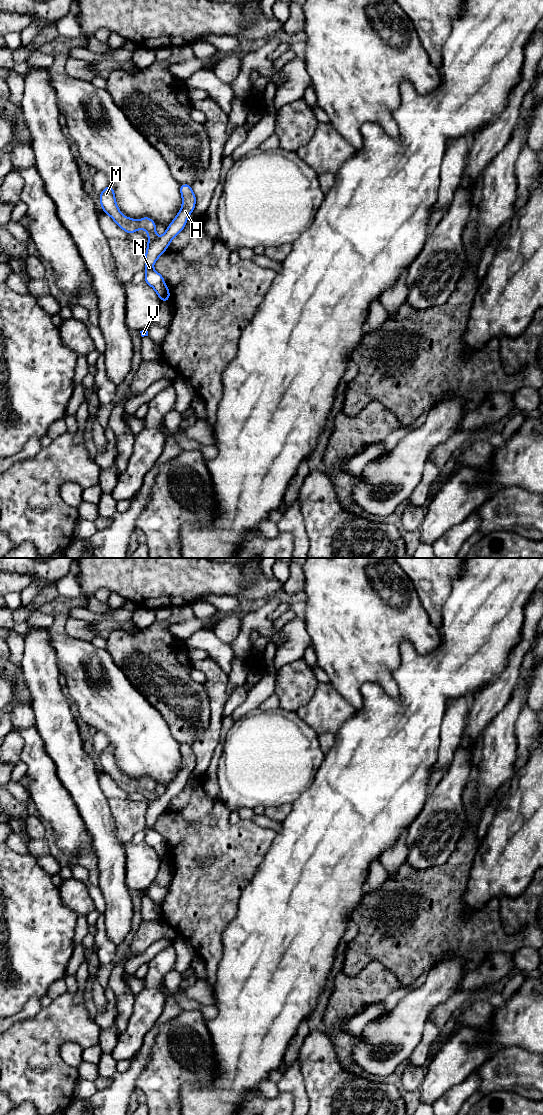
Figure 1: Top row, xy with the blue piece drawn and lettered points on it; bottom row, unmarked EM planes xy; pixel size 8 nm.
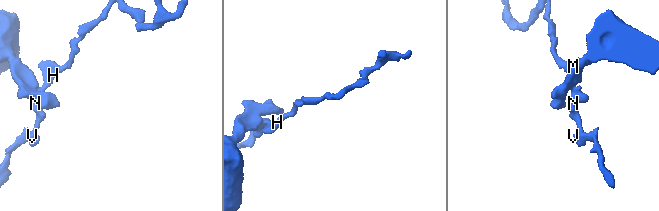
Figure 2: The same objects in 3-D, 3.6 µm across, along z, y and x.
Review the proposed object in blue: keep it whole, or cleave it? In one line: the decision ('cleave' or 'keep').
cleave

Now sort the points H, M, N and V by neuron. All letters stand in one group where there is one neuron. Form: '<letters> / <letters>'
H N V / M

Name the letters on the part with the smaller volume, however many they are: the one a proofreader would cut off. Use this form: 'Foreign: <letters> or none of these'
Foreign: M

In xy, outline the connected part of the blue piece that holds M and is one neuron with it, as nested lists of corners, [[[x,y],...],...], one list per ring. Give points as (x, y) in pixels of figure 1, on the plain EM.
[[[111,745],[103,749],[99,755],[102,771],[109,775],[115,783],[128,794],[137,792],[138,789],[147,791],[148,798],[156,798],[156,783],[150,777],[143,777],[140,780],[132,779],[124,776],[115,759],[115,752]]]

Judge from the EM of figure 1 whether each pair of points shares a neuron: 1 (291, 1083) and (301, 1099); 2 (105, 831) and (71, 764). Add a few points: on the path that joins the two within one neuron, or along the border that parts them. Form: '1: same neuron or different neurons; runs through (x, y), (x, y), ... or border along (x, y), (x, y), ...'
1: same neuron; runs through (295, 1087), (300, 1095)
2: same neuron; runs through (96, 814), (81, 781)

